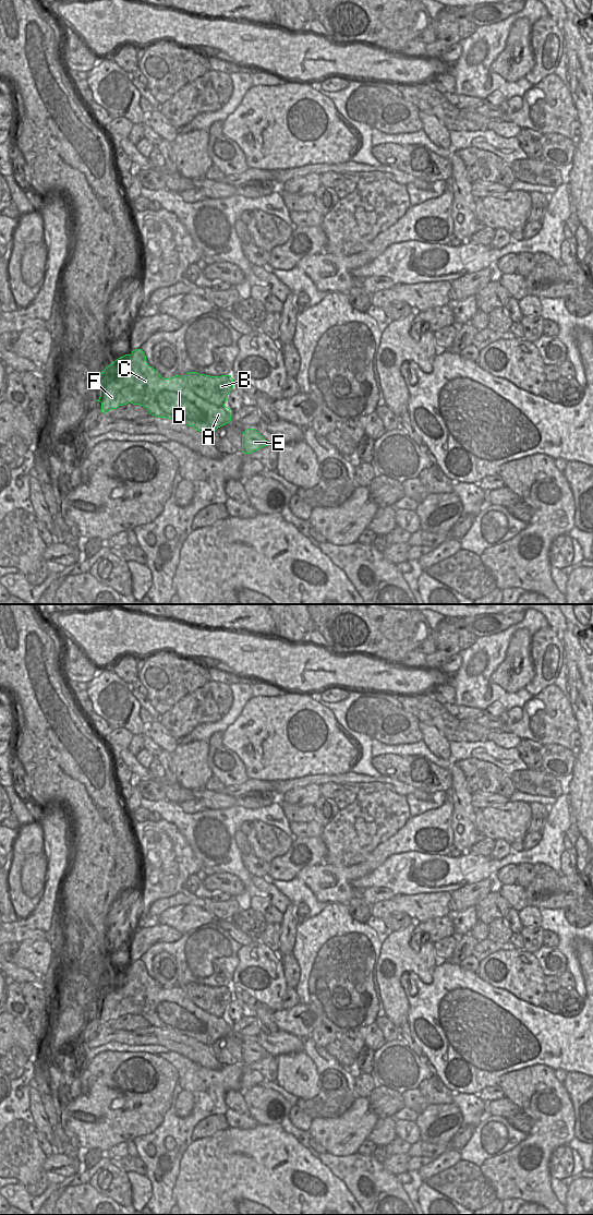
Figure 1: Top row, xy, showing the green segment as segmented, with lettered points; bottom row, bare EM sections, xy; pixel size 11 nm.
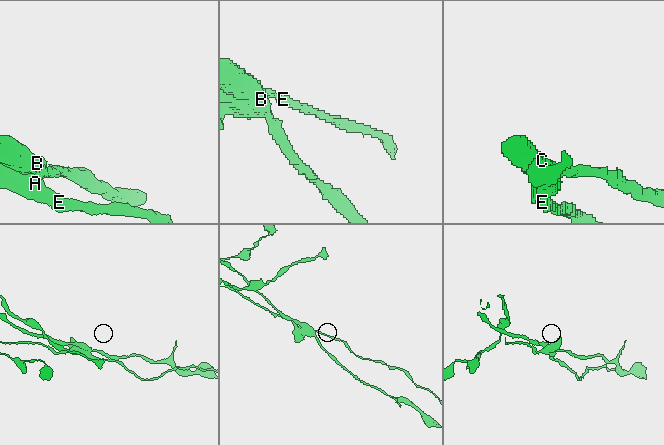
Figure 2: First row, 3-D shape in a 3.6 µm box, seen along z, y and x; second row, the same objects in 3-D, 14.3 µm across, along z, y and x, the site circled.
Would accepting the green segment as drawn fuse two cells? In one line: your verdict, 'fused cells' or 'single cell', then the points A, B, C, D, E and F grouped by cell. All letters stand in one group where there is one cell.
fused cells | A C D E F / B

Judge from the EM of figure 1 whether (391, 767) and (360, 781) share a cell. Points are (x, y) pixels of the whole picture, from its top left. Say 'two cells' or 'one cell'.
two cells

